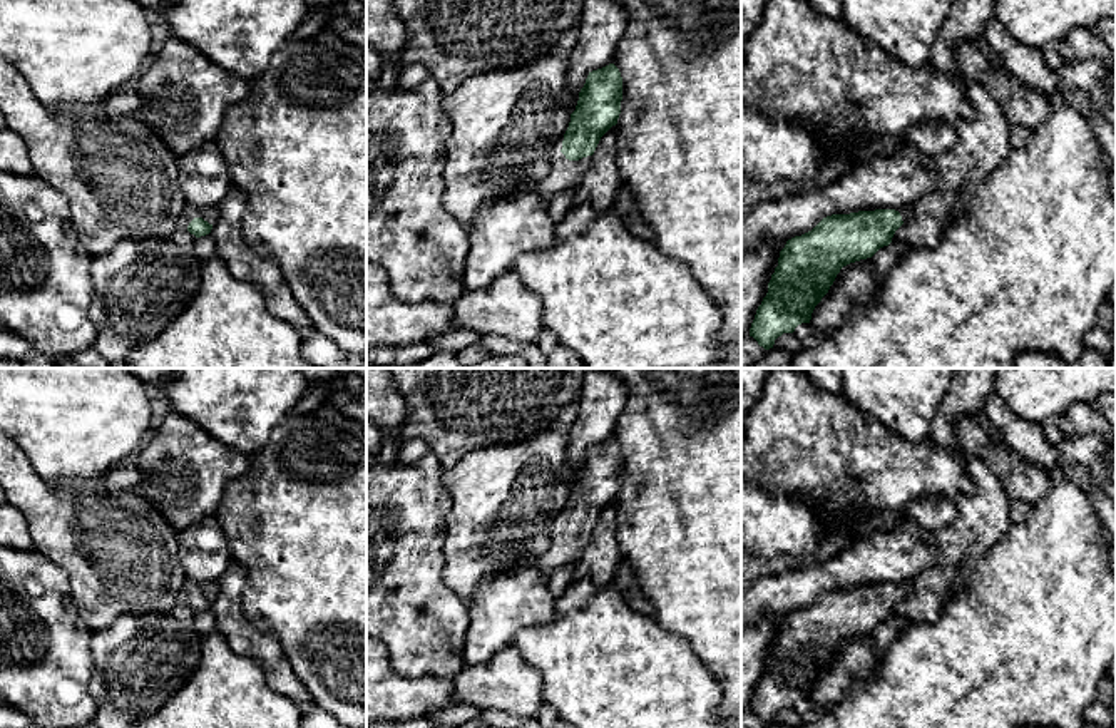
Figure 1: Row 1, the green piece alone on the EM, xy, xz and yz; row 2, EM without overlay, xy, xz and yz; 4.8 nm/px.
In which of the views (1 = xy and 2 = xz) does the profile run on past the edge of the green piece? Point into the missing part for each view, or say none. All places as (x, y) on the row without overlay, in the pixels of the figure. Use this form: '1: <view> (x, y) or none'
1: xy (209, 589)
2: xz (564, 548)

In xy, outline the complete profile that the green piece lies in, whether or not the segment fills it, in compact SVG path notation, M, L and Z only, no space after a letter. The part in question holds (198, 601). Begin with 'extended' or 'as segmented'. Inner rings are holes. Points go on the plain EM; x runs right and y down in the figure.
extended; M187 579L181 592L181 604L187 604L196 613L201 613L211 608L218 594L218 582L196 582Z

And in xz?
extended; M614 438L589 447L571 489L562 524L552 536L539 569L549 579L559 567L577 562L589 544L601 512L617 499L622 475L622 452Z

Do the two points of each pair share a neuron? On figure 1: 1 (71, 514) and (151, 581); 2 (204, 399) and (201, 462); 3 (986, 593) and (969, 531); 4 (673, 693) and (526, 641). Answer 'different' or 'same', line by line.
1: same
2: different
3: different
4: same

